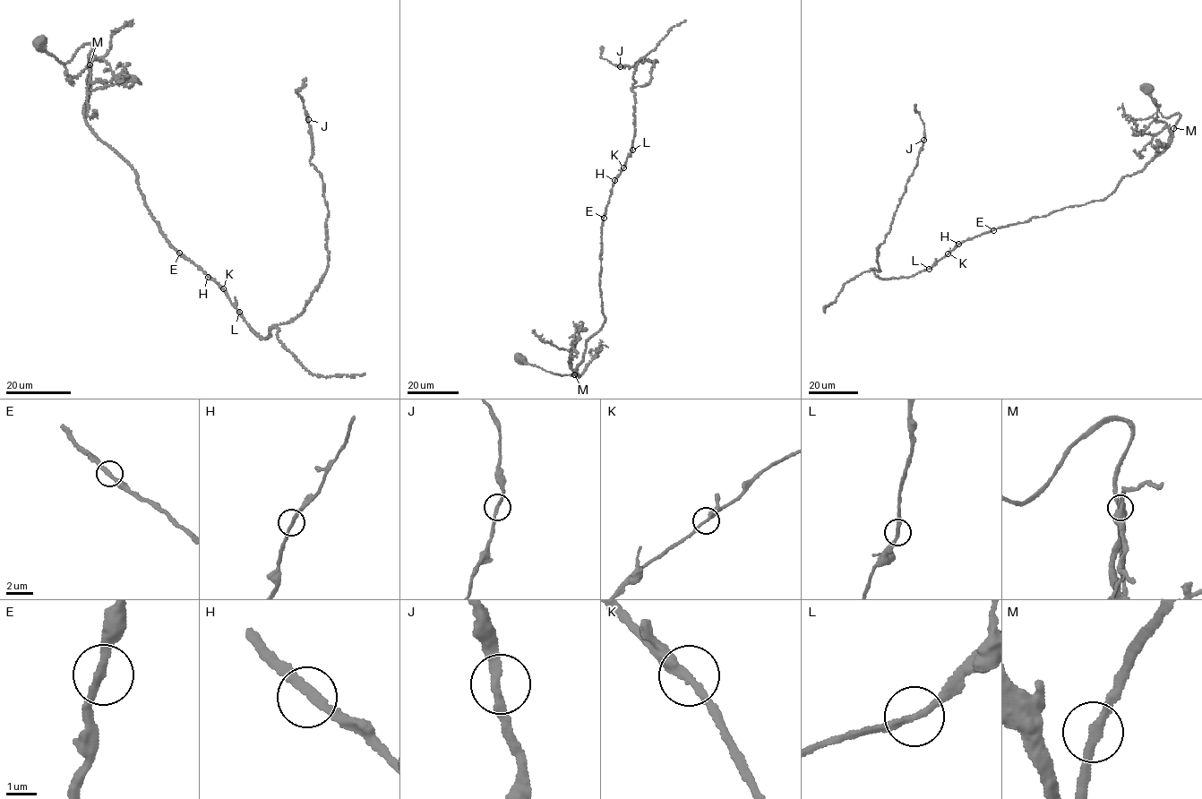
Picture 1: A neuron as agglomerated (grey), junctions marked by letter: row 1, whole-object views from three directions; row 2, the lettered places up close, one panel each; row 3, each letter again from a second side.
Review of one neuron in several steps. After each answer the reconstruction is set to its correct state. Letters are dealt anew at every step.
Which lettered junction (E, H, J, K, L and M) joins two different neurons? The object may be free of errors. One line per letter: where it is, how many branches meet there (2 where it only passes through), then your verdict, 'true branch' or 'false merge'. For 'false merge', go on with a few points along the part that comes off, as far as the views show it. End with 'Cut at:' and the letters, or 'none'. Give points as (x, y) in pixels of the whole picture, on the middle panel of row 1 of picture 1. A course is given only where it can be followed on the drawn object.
E: at (604, 218); 2 branches meet; true branch
H: at (614, 180); 2 branches meet; true branch
J: at (620, 66); 2 branches meet; true branch
K: at (623, 167); 2 branches meet; true branch
L: at (632, 150); 2 branches meet; true branch
M: at (574, 374); 2 branches meet; true branch
Cut at: none

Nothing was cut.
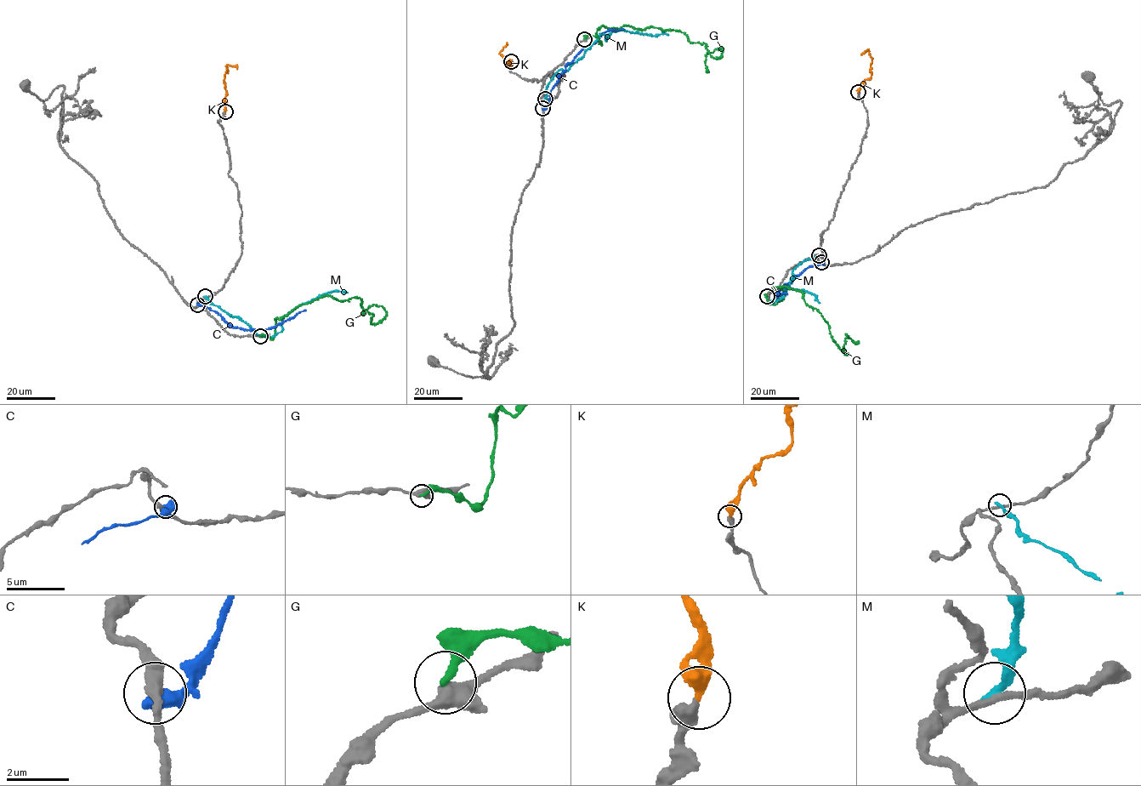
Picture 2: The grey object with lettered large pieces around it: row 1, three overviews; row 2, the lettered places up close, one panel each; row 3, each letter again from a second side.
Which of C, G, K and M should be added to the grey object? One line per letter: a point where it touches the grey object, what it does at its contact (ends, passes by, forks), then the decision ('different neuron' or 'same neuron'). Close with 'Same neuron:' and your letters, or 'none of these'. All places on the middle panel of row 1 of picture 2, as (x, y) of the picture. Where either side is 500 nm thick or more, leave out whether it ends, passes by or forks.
C: meets grey at (542, 108); different neuron
G: meets grey at (584, 39); it ends there; different neuron
K: meets grey at (511, 61); it ends there; same neuron
M: meets grey at (545, 99); it ends there; different neuron
Same neuron: K

